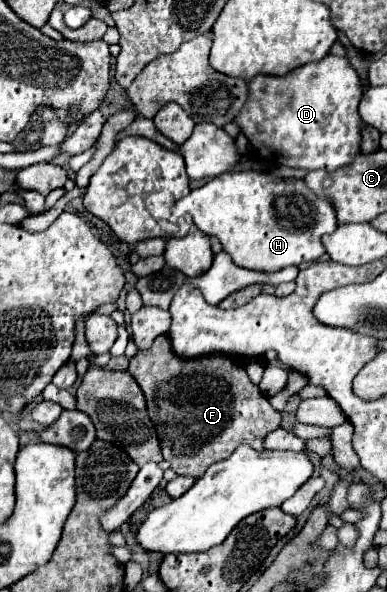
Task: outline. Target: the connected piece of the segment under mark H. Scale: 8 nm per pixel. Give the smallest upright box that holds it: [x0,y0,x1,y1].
[182,170,338,272]

